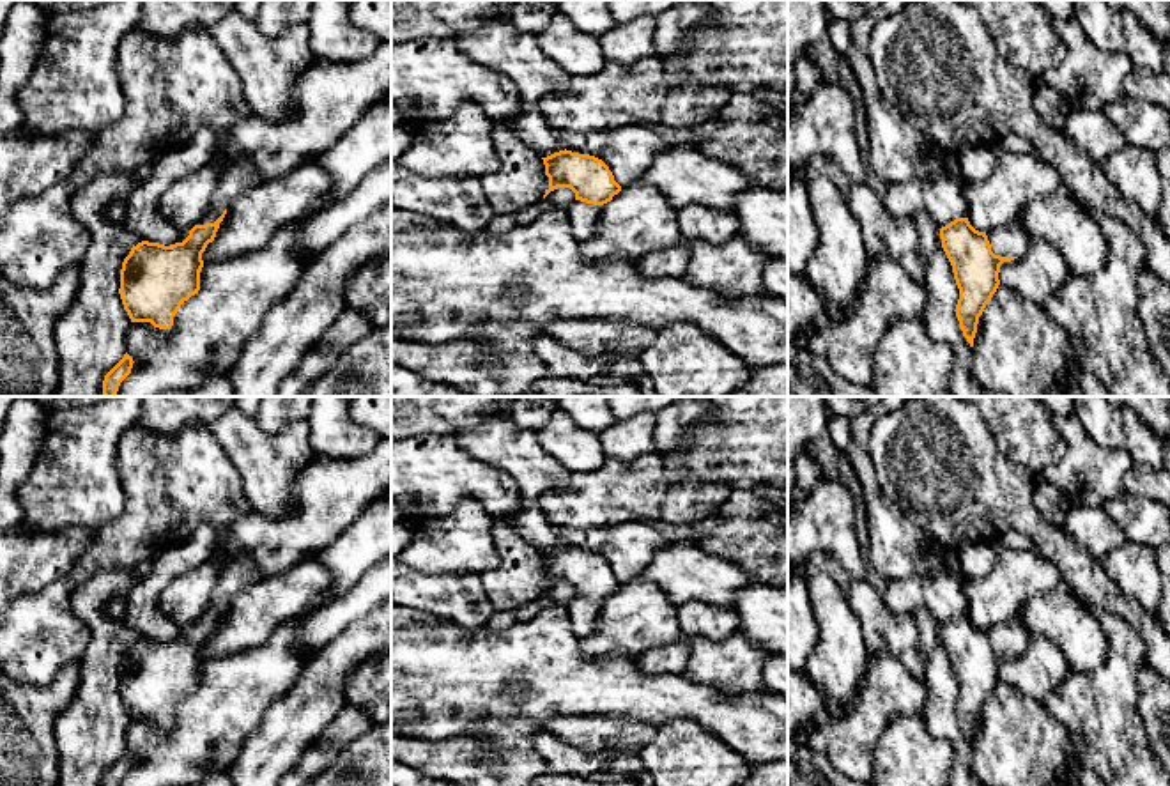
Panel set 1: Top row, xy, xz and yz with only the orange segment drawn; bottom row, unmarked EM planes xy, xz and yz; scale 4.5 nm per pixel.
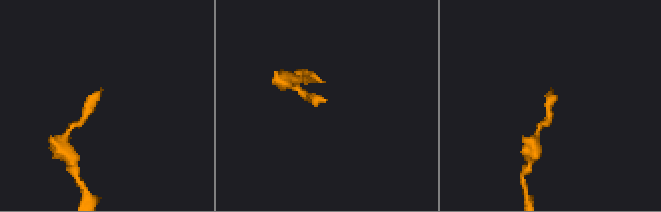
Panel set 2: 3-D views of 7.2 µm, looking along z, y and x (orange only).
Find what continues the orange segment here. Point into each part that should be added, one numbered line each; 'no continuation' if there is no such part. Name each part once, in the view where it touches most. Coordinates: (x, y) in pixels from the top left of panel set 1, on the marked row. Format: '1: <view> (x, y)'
1: yz (1011, 239)

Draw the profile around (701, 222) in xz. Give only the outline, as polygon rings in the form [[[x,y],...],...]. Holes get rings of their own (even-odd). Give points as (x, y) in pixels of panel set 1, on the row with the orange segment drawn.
[[[687,204],[678,207],[678,225],[683,239],[722,244],[738,234],[740,220],[733,211],[719,211],[703,204]]]

